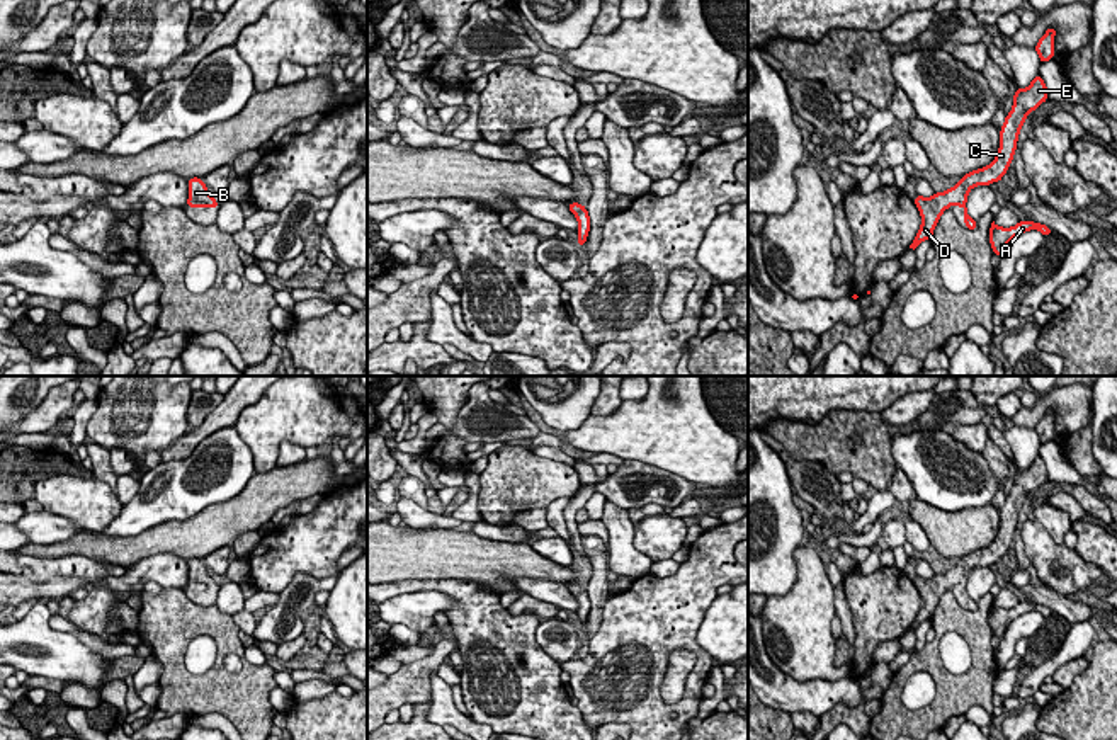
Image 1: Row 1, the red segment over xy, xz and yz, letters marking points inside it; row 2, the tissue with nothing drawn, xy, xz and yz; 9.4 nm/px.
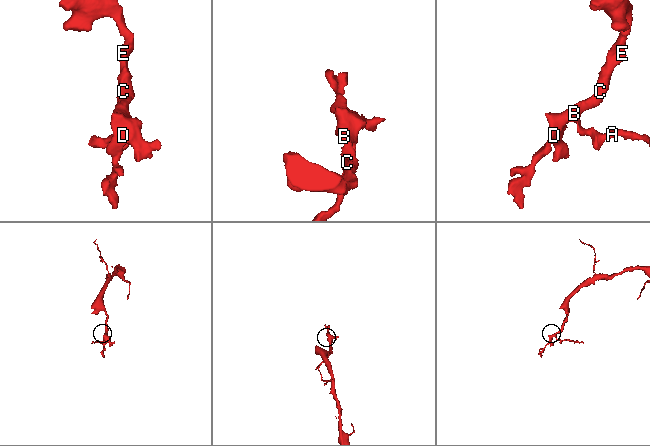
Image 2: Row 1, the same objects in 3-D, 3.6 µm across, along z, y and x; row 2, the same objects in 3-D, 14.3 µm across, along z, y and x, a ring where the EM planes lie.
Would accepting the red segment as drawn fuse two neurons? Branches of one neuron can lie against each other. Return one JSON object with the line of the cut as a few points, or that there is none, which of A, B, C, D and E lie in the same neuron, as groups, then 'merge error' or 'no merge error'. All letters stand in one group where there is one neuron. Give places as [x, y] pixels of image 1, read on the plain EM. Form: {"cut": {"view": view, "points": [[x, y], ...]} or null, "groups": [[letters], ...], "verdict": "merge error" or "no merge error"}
{"cut": null, "groups": [["A", "B", "C", "D", "E"]], "verdict": "no merge error"}

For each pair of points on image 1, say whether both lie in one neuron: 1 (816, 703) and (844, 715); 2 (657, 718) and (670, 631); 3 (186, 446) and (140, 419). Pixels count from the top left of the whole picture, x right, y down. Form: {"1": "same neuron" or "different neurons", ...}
{"1": "different neurons", "2": "same neuron", "3": "different neurons"}

